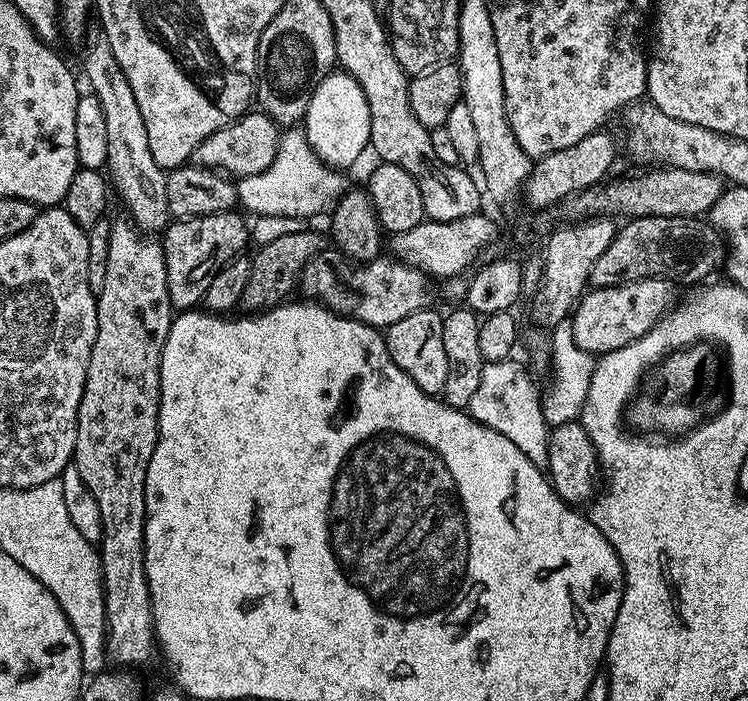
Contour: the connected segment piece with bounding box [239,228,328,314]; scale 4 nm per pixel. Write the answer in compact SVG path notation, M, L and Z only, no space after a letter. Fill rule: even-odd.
M307 228L294 234L281 236L264 246L258 246L256 254L251 257L250 279L242 292L239 307L248 314L255 314L267 308L276 307L287 296L292 288L295 289L299 281L300 272L305 268L310 258L323 252L328 240L313 230Z

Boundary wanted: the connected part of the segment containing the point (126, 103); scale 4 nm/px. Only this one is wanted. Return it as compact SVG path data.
M92 34L87 37L87 44L88 49L84 52L84 76L92 87L89 88L91 95L98 98L102 114L106 118L106 172L115 195L116 192L120 195L125 210L132 215L129 216L131 223L141 232L163 233L170 223L166 198L168 172L160 168L158 162L154 162L154 154L150 154L150 138L146 122L142 122L142 110L138 110L134 90L130 90L130 82L126 82L126 74L122 74L122 66L118 66L118 58L114 58L110 42L103 34Z

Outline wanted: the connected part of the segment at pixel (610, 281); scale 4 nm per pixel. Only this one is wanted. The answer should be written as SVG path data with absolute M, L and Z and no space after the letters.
M638 216L629 219L625 224L628 225L626 225L625 228L623 225L623 227L617 231L616 237L610 242L610 246L606 246L606 250L602 250L602 258L598 258L598 260L592 264L592 269L588 275L588 282L592 288L605 288L606 286L614 286L615 284L629 284L635 280L645 280L646 278L662 278L663 280L670 280L673 282L681 282L680 280L685 280L686 283L692 284L688 286L696 286L701 282L707 281L709 277L711 277L708 275L710 275L719 264L721 267L721 265L725 263L726 241L724 237L712 227L711 223L705 222L703 219L690 216Z

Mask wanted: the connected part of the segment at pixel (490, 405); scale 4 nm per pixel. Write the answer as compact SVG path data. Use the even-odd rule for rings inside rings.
M516 358L487 362L482 370L482 379L478 381L478 391L470 398L466 409L482 426L490 426L490 430L498 430L502 438L510 438L530 462L541 470L547 466L547 442L550 425L544 420L544 406L541 391L534 381L528 377L529 369L516 361Z

